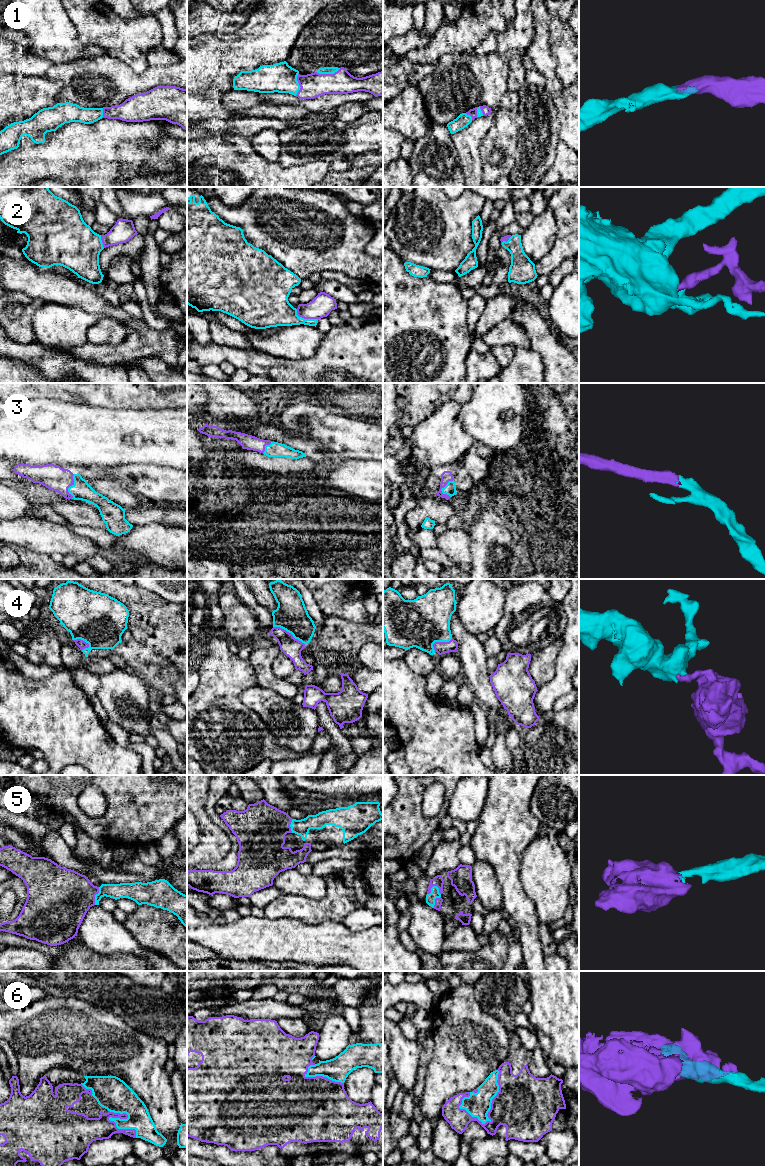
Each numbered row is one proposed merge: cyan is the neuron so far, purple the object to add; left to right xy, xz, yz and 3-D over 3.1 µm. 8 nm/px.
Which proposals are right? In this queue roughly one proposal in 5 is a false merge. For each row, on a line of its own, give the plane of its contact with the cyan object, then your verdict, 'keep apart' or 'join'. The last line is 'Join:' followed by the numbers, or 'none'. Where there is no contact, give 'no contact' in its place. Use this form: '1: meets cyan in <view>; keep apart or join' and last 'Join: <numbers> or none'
1: meets cyan in xz; join
2: meets cyan in xz; join
3: meets cyan in xy; join
4: meets cyan in xz; keep apart
5: meets cyan in yz; join
6: meets cyan in yz; join
Join: 1, 2, 3, 5, 6

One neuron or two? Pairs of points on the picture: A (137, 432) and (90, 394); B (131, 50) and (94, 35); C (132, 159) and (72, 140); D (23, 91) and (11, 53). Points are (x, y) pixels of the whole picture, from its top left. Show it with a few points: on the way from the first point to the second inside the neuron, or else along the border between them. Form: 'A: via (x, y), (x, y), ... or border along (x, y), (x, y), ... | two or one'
A: border along (84, 403), (110, 408), (131, 408) | two
B: via (122, 41), (116, 35), (103, 35) | one
C: border along (140, 146), (123, 142), (118, 148), (118, 176) | two
D: border along (10, 73), (41, 77) | two

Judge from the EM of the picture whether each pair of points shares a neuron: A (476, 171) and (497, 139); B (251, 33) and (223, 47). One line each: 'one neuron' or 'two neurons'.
A: two neurons
B: one neuron

